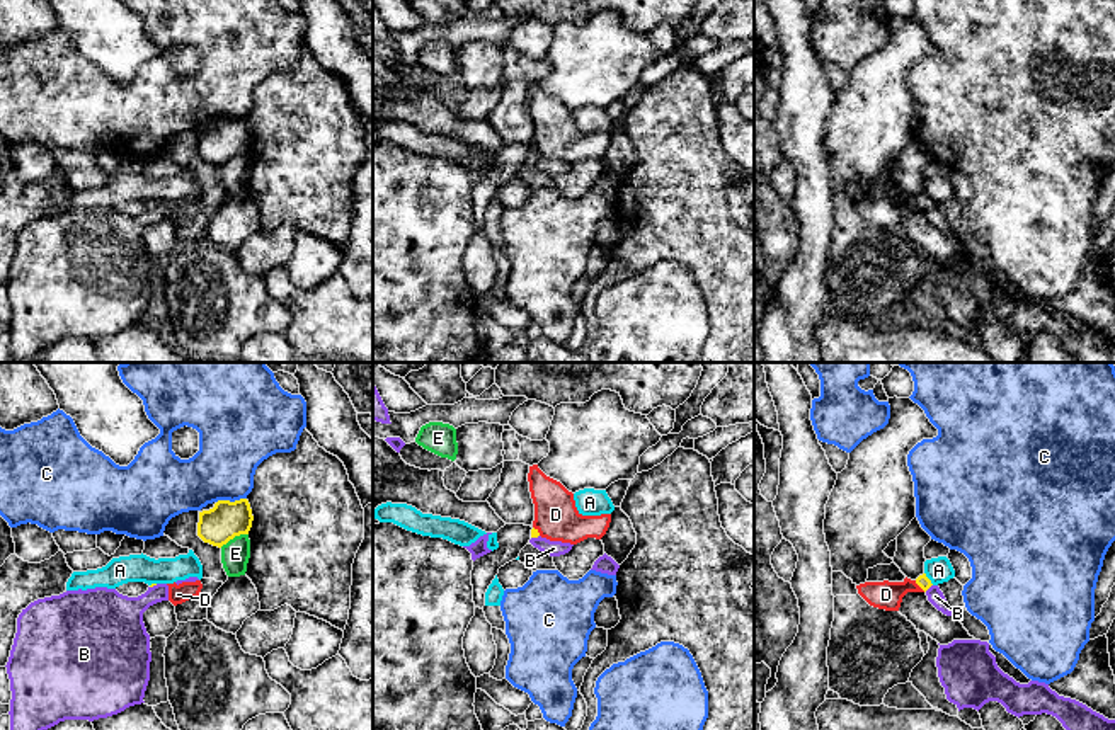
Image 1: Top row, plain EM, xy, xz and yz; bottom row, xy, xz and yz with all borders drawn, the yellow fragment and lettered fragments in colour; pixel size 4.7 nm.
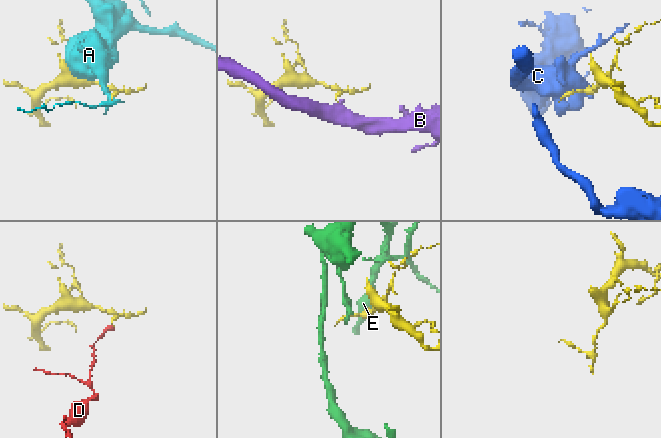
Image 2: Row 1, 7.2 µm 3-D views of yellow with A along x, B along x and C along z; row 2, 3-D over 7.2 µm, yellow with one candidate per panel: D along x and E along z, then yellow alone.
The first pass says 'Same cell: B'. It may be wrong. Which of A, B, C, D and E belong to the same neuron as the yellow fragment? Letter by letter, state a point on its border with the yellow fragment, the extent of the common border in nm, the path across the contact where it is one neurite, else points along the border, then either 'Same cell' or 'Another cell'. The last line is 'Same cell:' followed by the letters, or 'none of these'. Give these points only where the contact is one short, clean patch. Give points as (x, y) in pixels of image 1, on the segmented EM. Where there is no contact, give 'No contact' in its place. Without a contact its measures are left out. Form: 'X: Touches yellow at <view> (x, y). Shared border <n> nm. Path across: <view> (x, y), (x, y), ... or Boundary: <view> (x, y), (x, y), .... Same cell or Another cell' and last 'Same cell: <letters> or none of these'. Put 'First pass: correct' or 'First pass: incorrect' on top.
First pass: correct
A: Touches yellow at yz (928, 579). Shared border 80 nm. Another cell
B: Touches yellow at yz (928, 587). Shared border 50 nm. Path across: yz (921, 581), (928, 587), (935, 596). Same cell
C: Touches yellow at xy (228, 501). Shared border 150 nm. Another cell
D: Touches yellow at yz (920, 586). Shared border 80 nm. Boundary: yz (914, 581), (925, 591). Another cell
E: Touches yellow at xy (234, 536). Shared border 150 nm. Boundary: xy (247, 533), (235, 535), (220, 547). Another cell
Same cell: B

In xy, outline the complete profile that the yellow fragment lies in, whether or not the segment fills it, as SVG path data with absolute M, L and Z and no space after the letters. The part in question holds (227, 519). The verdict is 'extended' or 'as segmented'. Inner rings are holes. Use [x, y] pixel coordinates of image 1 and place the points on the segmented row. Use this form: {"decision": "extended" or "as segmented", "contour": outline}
{"decision": "as segmented", "contour": "M247 499L218 500L213 509L199 512L197 536L204 543L221 548L235 536L249 534L252 521Z"}

